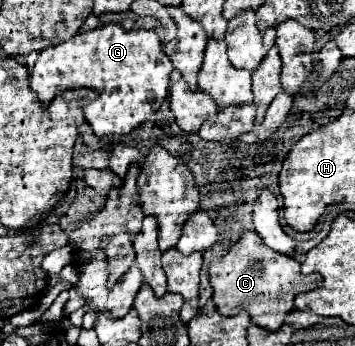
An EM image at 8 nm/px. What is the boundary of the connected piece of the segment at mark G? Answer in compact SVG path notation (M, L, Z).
M106 23L102 27L96 27L92 31L80 31L68 41L60 41L54 45L48 45L38 53L38 61L30 75L30 87L36 91L38 101L48 103L56 95L56 91L64 89L76 89L76 87L90 87L96 89L100 95L96 101L90 101L84 107L86 121L90 123L92 131L98 137L108 135L126 135L134 127L148 121L148 117L162 105L164 97L168 95L170 87L170 73L174 67L170 65L170 59L162 51L160 39L154 29L134 29L126 31L120 23Z

